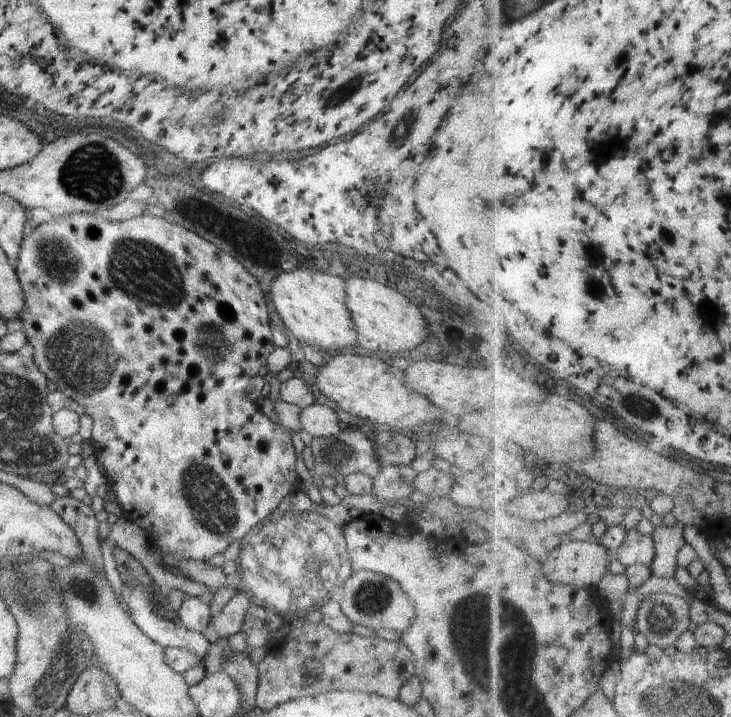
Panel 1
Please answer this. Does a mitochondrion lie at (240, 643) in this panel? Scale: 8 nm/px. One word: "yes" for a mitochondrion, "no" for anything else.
no

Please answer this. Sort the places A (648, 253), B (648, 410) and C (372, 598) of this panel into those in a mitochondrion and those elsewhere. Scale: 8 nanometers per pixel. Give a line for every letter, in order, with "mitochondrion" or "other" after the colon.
A: other
B: mitochondrion
C: mitochondrion

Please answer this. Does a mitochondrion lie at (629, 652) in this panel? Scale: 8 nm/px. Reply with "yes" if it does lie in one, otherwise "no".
no

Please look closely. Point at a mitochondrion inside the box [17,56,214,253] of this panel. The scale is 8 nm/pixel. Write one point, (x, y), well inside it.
(92, 174)

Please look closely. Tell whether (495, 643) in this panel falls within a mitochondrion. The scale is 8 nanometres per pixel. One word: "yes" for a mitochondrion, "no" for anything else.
yes

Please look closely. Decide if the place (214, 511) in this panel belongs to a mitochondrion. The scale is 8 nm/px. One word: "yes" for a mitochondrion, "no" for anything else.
yes

